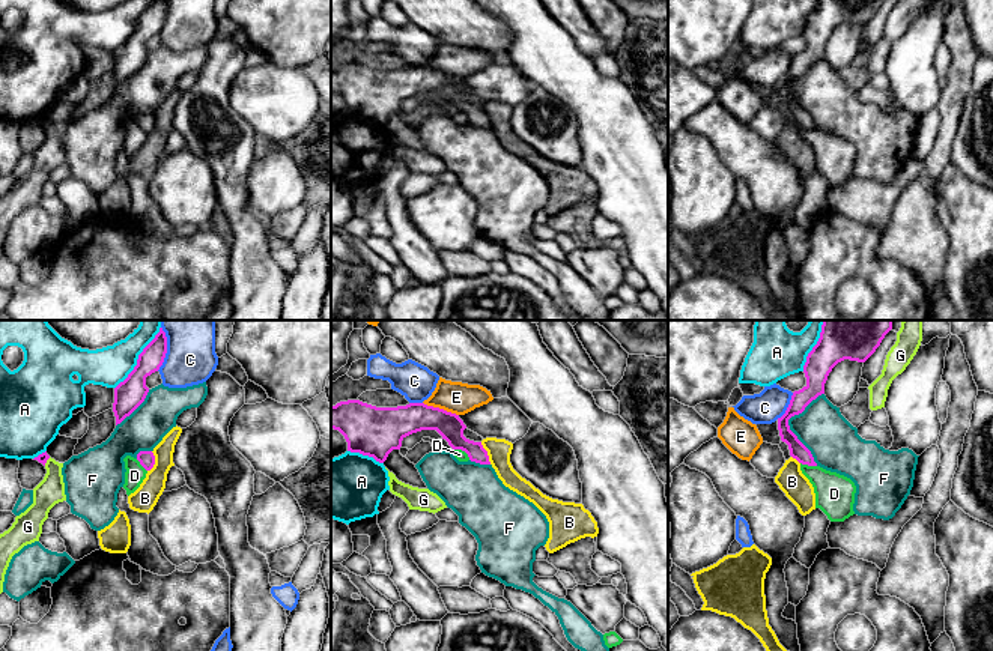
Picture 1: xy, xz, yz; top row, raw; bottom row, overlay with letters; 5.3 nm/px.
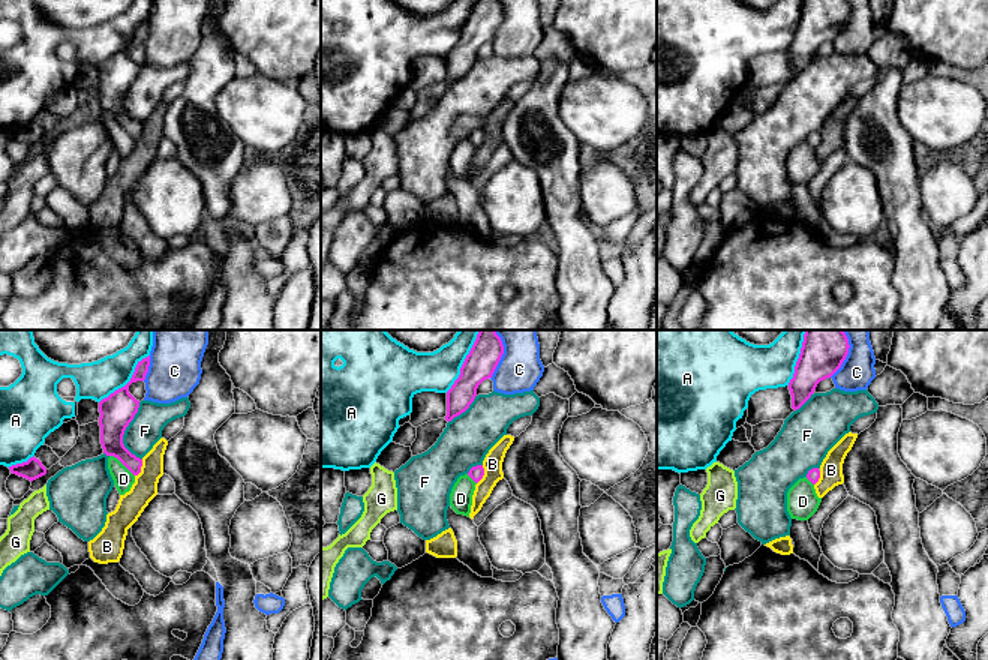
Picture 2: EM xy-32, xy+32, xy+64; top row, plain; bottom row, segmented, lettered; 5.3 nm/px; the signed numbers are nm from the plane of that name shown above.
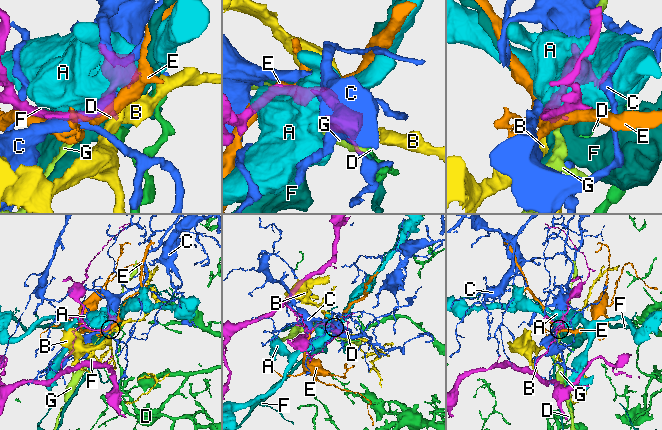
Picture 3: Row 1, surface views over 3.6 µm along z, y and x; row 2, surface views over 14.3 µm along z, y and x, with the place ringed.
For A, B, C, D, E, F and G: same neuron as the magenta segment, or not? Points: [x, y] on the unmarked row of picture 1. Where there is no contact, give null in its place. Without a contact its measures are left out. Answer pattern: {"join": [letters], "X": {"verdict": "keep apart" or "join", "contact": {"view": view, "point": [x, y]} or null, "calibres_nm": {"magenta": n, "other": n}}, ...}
{"join": [], "A": {"verdict": "keep apart", "contact": {"view": "xy", "point": [137, 26]}, "calibres_nm": {"magenta": 160, "other": 200}}, "B": {"verdict": "keep apart", "contact": {"view": "xz", "point": [486, 116]}, "calibres_nm": {"magenta": 140, "other": 130}}, "C": {"verdict": "keep apart", "contact": {"view": "xy", "point": [166, 15]}, "calibres_nm": {"magenta": 130, "other": 260}}, "D": {"verdict": "keep apart", "contact": {"view": "xz", "point": [462, 113]}, "calibres_nm": {"magenta": 140, "other": 60}}, "E": {"verdict": "keep apart", "contact": {"view": "xz", "point": [441, 72]}, "calibres_nm": {"magenta": 170, "other": 170}}, "F": {"verdict": "keep apart", "contact": {"view": "yz", "point": [789, 89]}, "calibres_nm": {"magenta": 100, "other": 260}}, "G": {"verdict": "keep apart", "contact": {"view": "xy", "point": [45, 125]}, "calibres_nm": {"magenta": 50, "other": 150}}}

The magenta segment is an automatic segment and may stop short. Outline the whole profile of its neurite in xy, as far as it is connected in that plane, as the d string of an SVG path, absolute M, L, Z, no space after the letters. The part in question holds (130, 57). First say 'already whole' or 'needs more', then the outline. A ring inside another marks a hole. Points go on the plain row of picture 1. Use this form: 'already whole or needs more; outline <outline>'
already whole; outline M155 0L138 18L137 29L114 51L113 75L116 89L129 80L146 62L146 41L158 35L167 17L167 0Z

